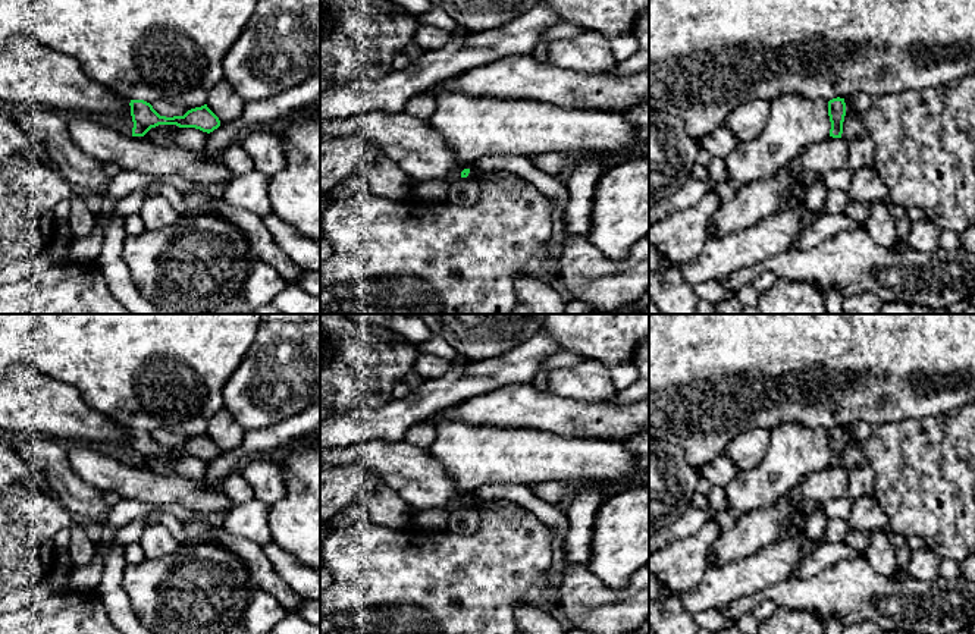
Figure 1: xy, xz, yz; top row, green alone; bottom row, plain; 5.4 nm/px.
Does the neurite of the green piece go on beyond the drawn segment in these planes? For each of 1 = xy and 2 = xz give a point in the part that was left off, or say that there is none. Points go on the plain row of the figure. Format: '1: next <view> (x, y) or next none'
1: next none
2: next none

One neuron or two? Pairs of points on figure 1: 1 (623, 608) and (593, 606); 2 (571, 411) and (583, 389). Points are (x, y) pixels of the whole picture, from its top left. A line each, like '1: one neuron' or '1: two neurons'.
1: one neuron
2: two neurons

